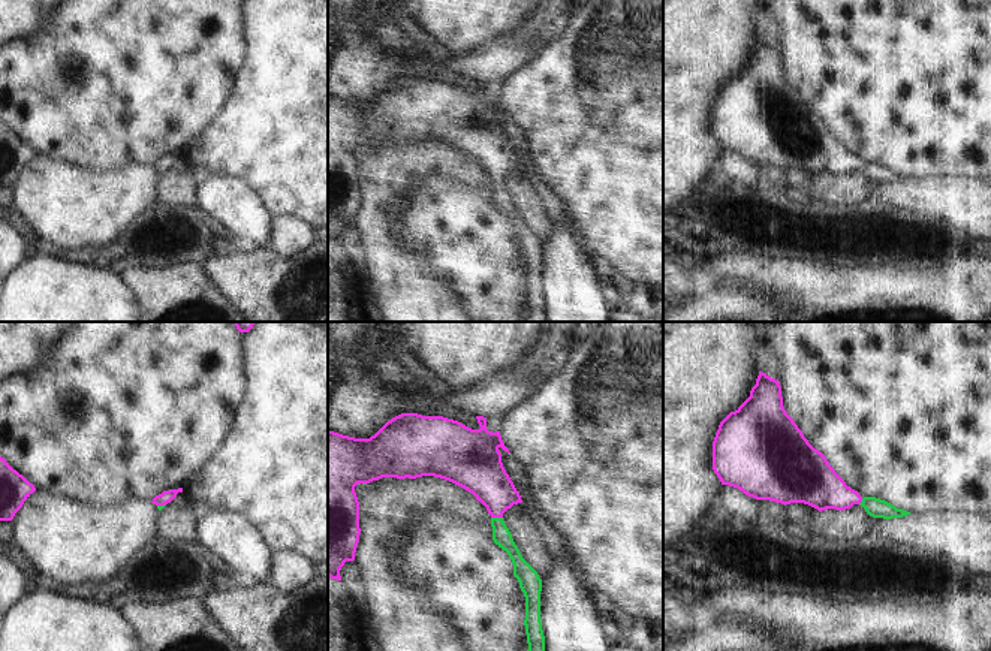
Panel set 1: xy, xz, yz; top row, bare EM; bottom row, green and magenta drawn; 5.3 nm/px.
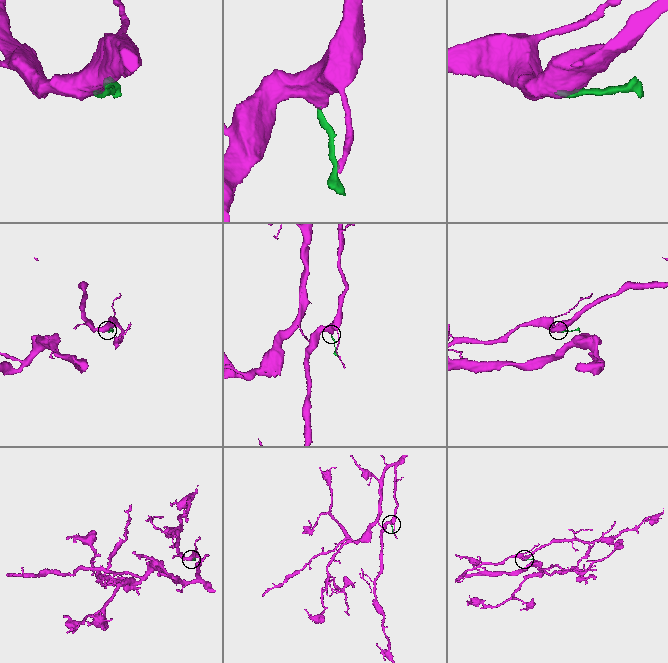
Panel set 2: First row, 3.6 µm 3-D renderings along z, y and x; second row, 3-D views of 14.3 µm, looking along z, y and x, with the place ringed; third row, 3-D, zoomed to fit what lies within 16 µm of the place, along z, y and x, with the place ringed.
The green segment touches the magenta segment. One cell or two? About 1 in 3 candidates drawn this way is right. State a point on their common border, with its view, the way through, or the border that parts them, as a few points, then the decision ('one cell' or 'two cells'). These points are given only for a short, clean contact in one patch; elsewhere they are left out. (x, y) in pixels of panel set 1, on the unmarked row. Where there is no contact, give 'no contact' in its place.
xz (497, 183) | across xz (502, 201), (497, 183), (497, 157), (482, 139) | one cell

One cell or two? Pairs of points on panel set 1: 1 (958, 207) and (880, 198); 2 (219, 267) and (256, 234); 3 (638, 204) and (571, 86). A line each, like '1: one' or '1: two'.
1: one
2: two
3: one

